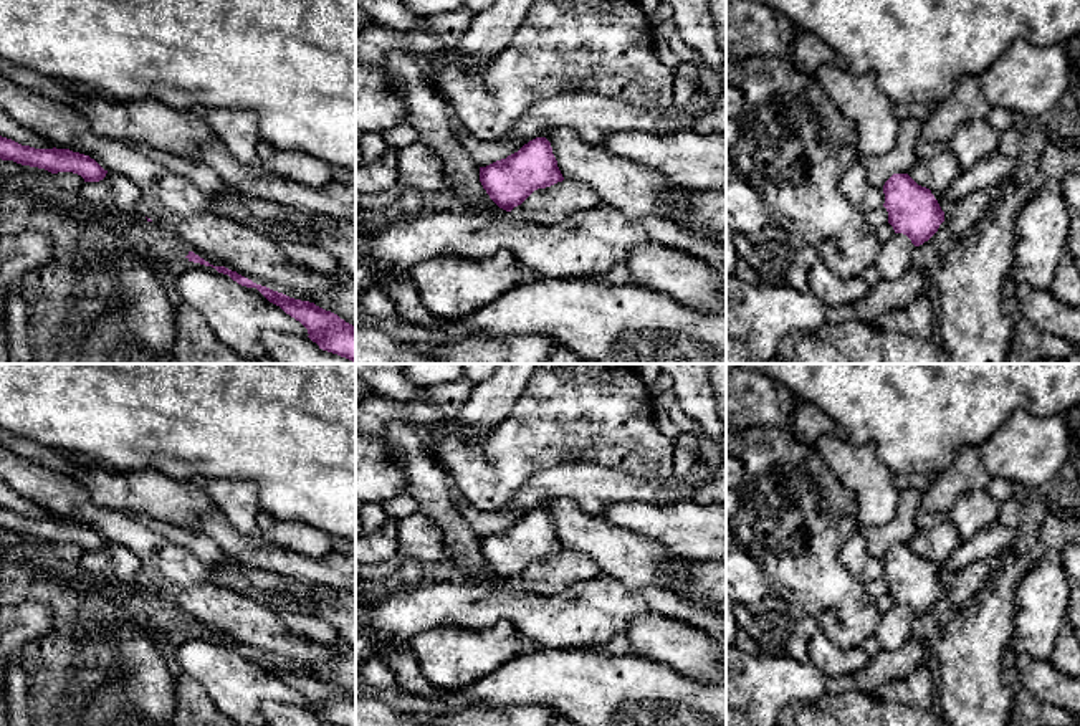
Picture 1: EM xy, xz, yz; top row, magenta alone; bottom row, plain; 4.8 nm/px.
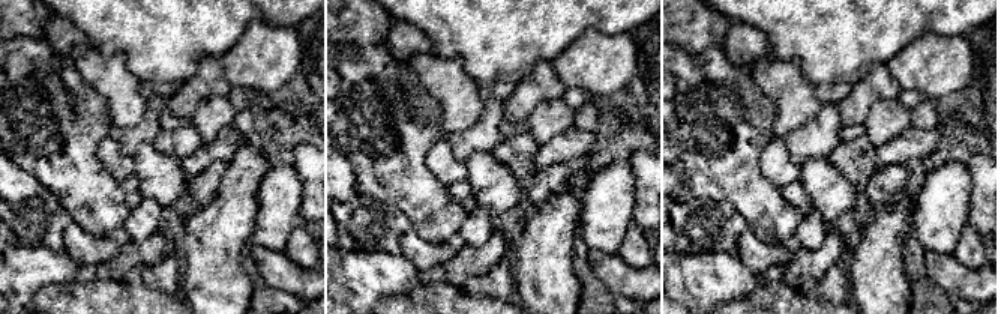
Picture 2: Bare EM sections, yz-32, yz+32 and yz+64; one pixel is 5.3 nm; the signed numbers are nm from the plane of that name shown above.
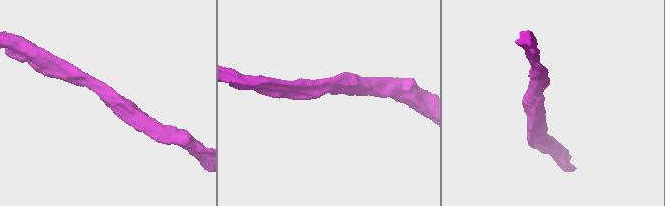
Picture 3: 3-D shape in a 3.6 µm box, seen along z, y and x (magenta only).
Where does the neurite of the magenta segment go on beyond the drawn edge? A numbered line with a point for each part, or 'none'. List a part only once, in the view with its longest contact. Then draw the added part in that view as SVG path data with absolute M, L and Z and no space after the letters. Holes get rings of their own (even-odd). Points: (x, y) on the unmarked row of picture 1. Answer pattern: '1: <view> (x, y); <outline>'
none

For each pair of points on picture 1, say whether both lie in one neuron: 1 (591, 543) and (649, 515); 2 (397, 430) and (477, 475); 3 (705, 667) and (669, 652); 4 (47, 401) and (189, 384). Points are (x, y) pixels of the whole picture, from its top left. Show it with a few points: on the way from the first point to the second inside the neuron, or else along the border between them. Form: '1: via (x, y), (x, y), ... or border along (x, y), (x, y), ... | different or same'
1: border along (601, 513), (612, 523), (647, 534), (657, 543) | different
2: border along (424, 435), (430, 458), (449, 480) | different
3: via (697, 659), (690, 652), (677, 652) | same
4: via (81, 384), (154, 384) | same

